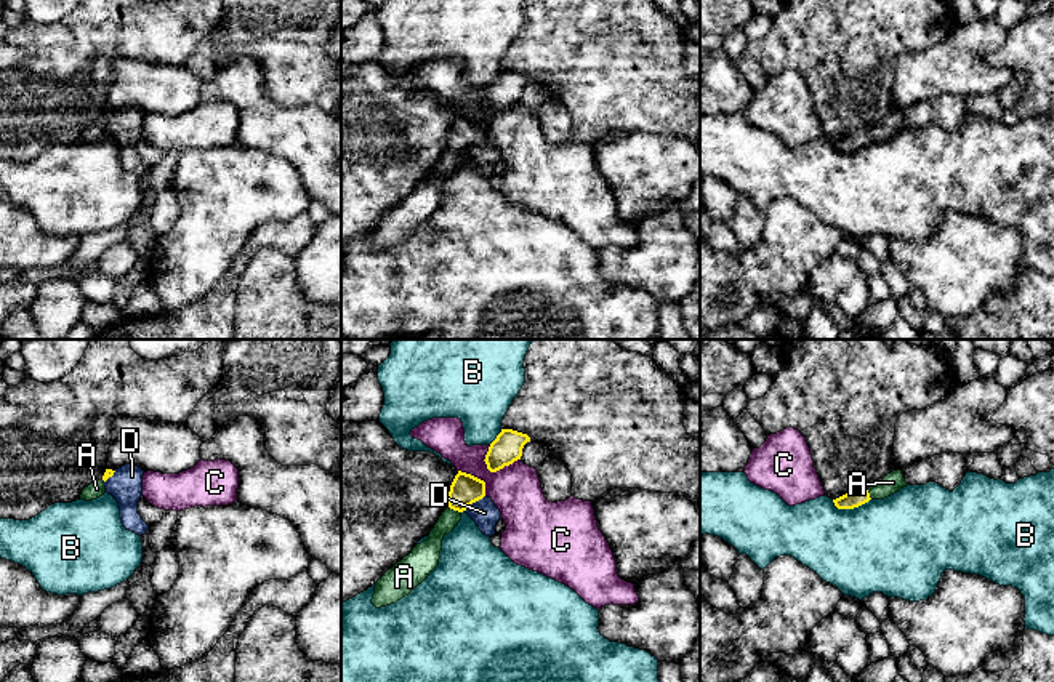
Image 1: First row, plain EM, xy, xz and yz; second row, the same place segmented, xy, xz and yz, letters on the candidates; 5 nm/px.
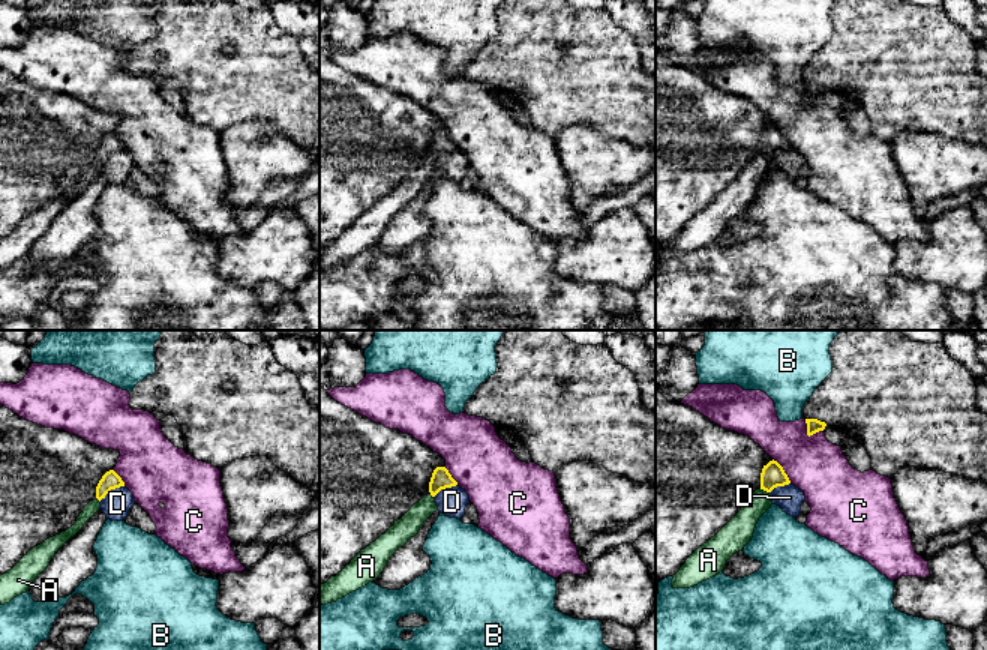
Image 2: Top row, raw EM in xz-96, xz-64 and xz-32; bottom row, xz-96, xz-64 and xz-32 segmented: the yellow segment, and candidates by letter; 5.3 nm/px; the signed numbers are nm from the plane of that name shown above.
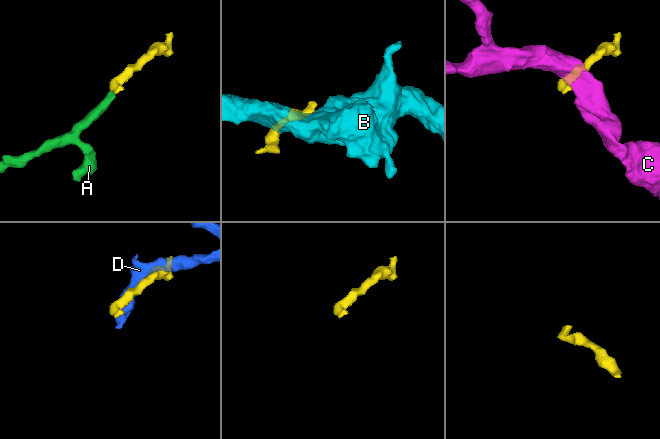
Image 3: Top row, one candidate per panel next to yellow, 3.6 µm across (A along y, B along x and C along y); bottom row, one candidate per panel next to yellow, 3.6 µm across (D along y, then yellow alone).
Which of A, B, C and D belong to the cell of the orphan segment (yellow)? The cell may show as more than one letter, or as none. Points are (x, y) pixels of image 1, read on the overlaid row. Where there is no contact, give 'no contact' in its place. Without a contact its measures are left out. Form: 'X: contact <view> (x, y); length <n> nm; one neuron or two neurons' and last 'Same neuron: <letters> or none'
A: contact xz (455, 509); length 70 nm; one neuron
B: contact yz (851, 508); length 200 nm; two neurons
C: contact xz (498, 469); length 190 nm; two neurons
D: contact xz (474, 501); length 130 nm; two neurons
Same neuron: A

